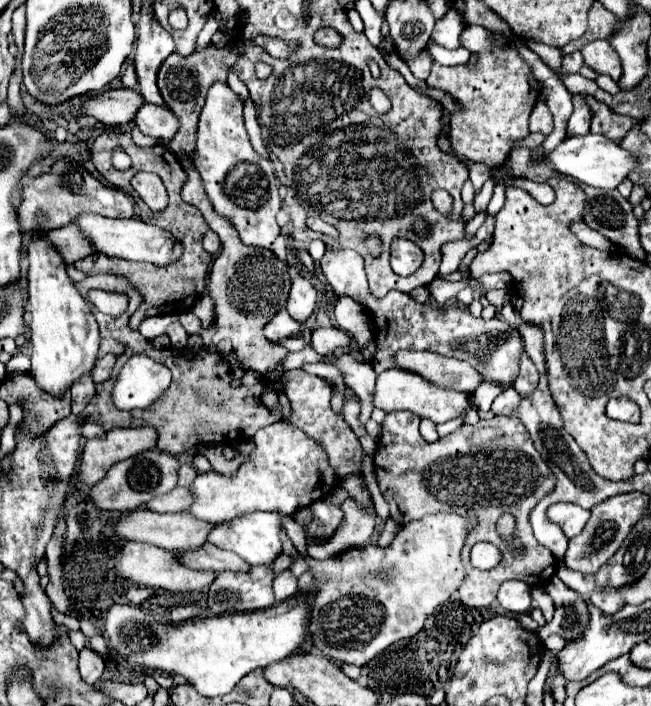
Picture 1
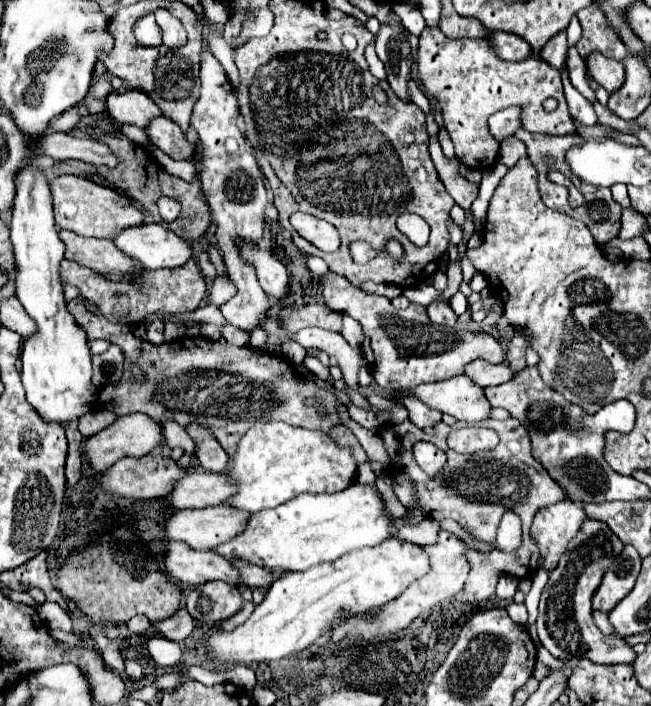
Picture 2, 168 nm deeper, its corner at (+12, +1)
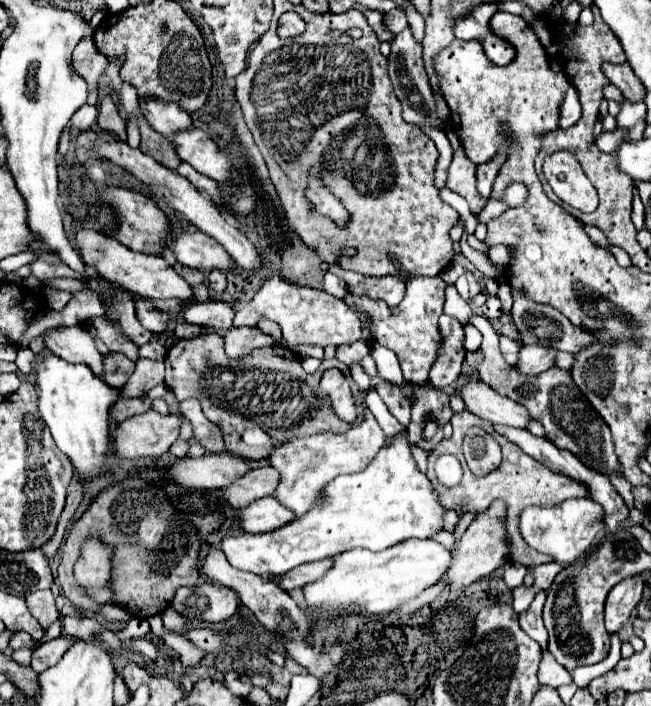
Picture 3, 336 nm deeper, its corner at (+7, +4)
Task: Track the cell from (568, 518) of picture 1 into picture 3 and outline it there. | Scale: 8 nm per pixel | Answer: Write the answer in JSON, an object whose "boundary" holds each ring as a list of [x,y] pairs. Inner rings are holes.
{"boundary":[[[573,498],[553,508],[539,508],[539,506],[525,508],[521,514],[521,534],[525,542],[537,552],[553,556],[555,562],[571,564],[595,544],[601,530],[599,524],[603,522],[605,510],[601,504],[597,504],[591,498]]]}

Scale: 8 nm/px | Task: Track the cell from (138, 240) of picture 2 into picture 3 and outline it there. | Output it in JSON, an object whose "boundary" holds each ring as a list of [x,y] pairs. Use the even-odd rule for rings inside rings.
{"boundary":[[[181,232],[175,240],[165,244],[167,254],[171,252],[175,260],[183,266],[197,268],[197,270],[229,270],[233,266],[233,258],[227,256],[225,248],[217,244],[205,232]]]}

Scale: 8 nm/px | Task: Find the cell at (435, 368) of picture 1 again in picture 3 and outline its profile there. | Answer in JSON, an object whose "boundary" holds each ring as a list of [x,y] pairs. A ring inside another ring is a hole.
{"boundary":[[[527,344],[521,348],[521,354],[519,354],[519,370],[523,374],[541,374],[549,368],[555,366],[555,356],[557,356],[557,350],[555,348],[549,348],[549,346],[543,346],[543,344]]]}

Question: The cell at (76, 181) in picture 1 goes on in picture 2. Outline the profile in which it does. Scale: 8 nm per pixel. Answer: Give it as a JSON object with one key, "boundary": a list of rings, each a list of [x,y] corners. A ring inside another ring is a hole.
{"boundary":[[[60,175],[50,181],[50,191],[54,199],[54,215],[56,215],[56,225],[60,229],[76,231],[82,237],[102,237],[110,239],[116,231],[142,225],[144,223],[144,213],[130,205],[128,197],[120,195],[118,191],[110,187],[96,185],[94,181],[76,177],[76,175]]]}

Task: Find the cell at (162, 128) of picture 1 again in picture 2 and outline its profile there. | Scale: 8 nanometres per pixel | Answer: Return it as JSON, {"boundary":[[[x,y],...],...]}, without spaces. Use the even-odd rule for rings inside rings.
{"boundary":[[[158,115],[156,119],[152,119],[152,123],[148,123],[146,135],[172,159],[186,159],[194,153],[194,145],[184,137],[180,127],[164,115]]]}

